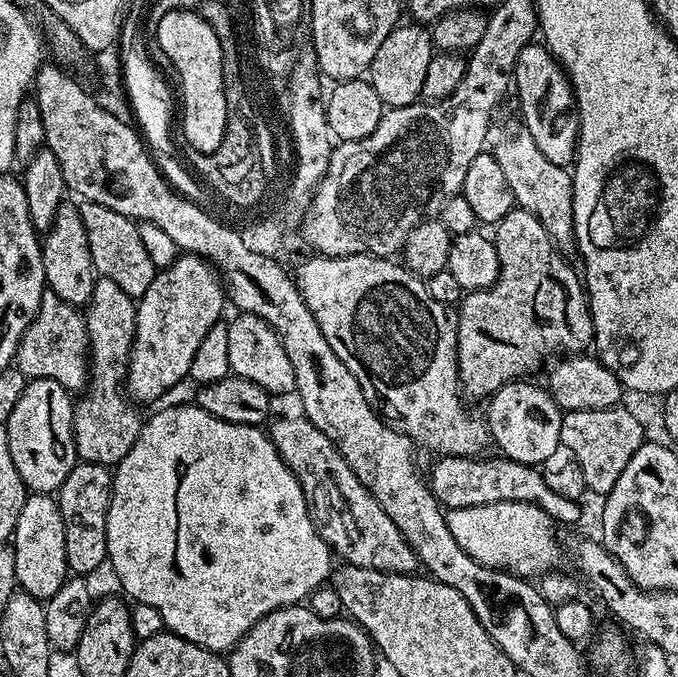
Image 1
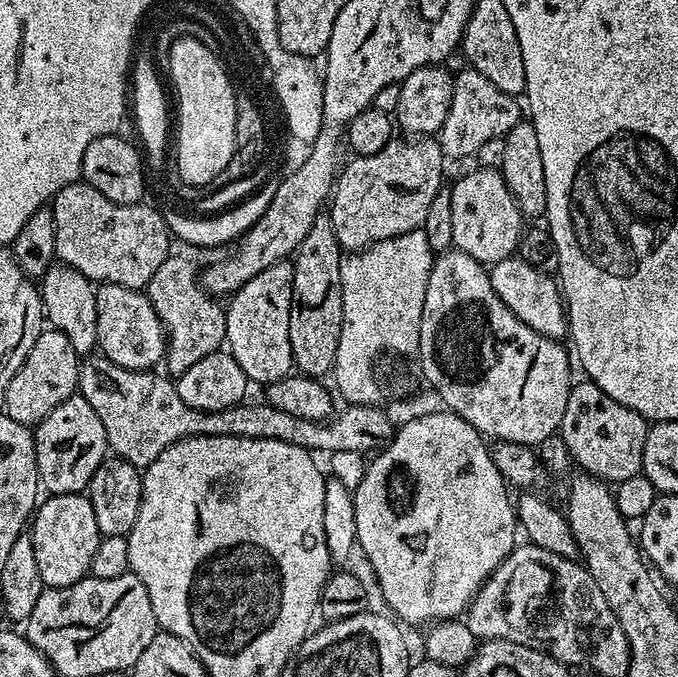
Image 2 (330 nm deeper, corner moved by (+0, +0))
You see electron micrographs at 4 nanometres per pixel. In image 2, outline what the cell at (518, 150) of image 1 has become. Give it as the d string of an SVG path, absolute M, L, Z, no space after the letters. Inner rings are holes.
M468 66L465 67L465 72L455 73L450 114L446 114L446 122L440 128L438 143L445 157L468 156L472 158L475 157L478 149L486 146L486 142L507 136L508 131L520 119L522 119L521 101L517 97L498 90L498 86L494 86L494 82L486 78L486 74Z

